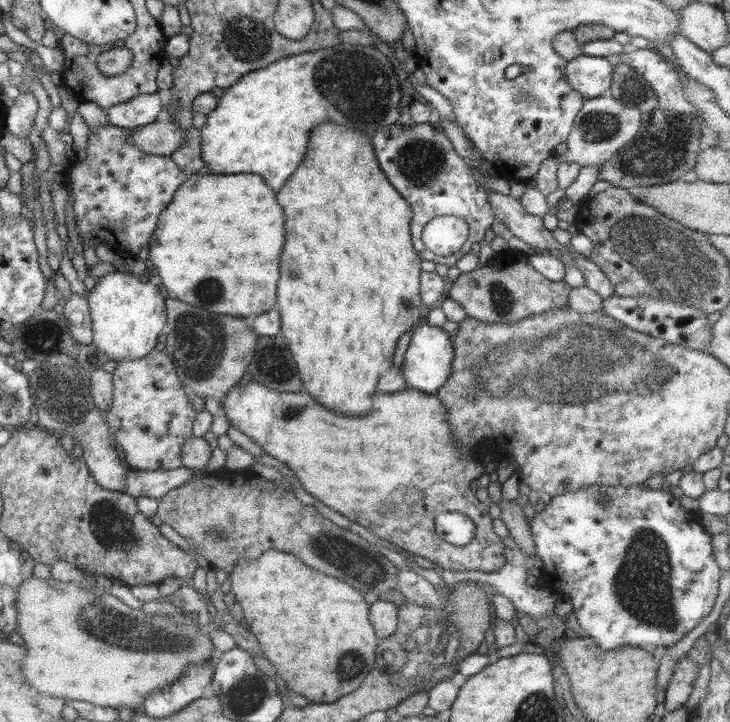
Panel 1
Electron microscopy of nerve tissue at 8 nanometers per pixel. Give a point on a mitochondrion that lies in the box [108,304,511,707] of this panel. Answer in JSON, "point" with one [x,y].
{"point":[200,342]}

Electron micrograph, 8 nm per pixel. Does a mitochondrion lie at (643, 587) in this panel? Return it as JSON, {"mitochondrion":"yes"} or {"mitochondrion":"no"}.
{"mitochondrion":"yes"}

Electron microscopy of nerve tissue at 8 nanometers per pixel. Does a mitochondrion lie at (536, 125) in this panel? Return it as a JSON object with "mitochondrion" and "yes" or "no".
{"mitochondrion":"no"}

